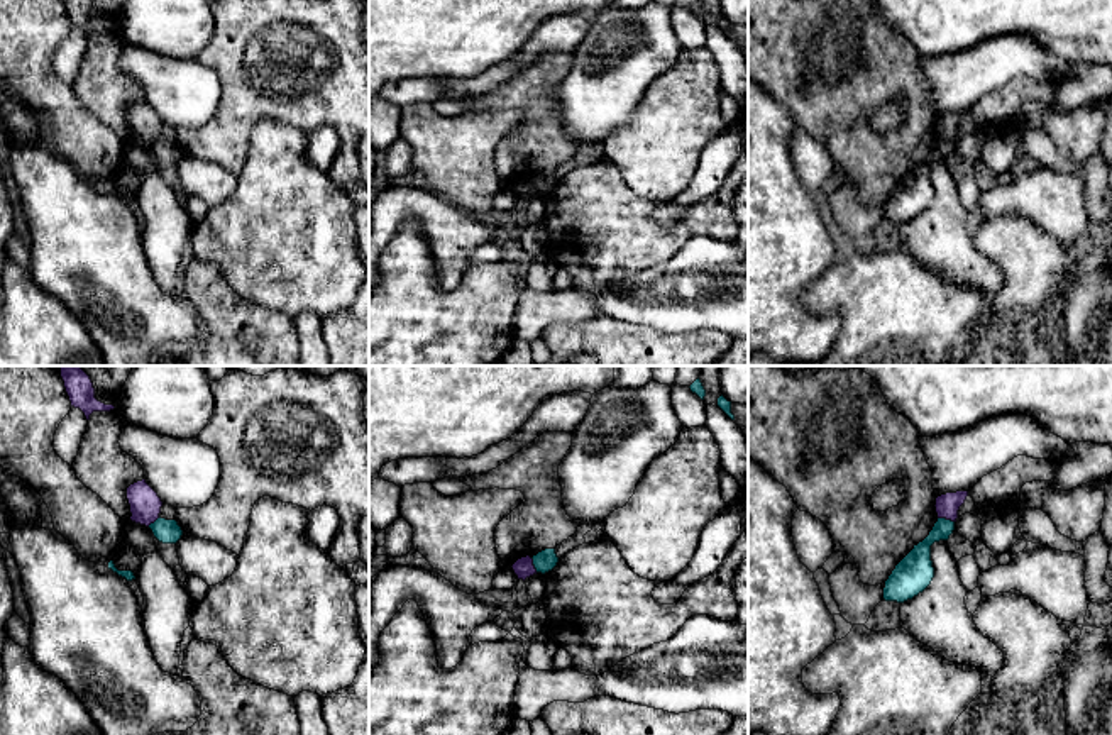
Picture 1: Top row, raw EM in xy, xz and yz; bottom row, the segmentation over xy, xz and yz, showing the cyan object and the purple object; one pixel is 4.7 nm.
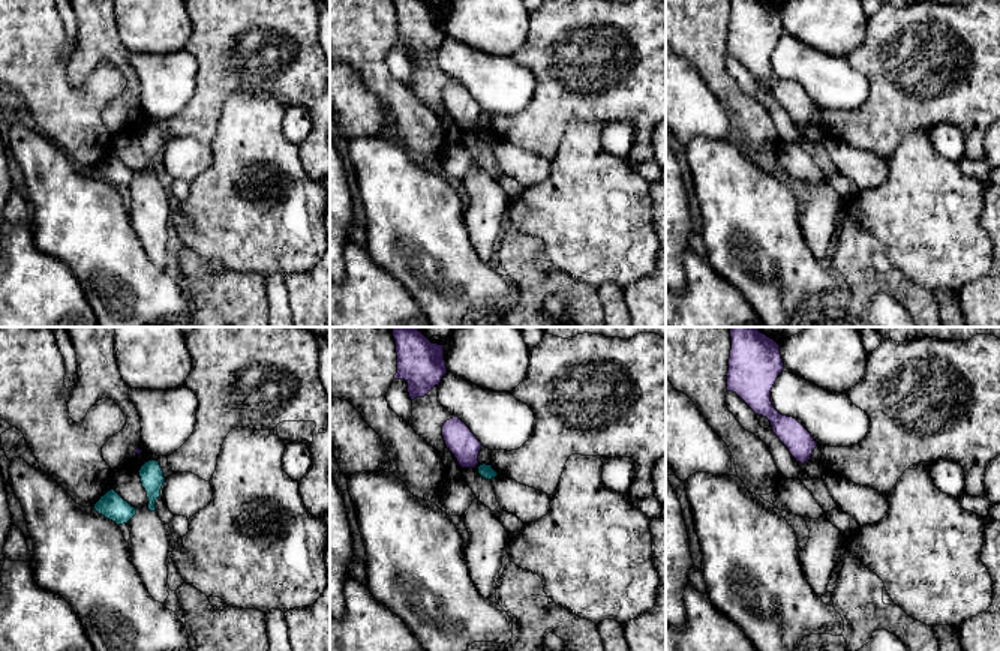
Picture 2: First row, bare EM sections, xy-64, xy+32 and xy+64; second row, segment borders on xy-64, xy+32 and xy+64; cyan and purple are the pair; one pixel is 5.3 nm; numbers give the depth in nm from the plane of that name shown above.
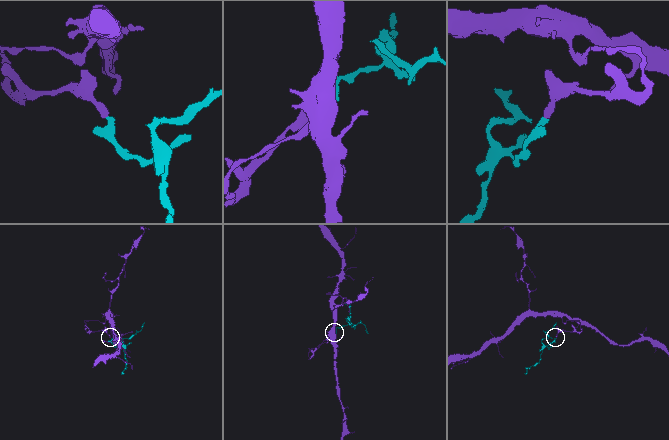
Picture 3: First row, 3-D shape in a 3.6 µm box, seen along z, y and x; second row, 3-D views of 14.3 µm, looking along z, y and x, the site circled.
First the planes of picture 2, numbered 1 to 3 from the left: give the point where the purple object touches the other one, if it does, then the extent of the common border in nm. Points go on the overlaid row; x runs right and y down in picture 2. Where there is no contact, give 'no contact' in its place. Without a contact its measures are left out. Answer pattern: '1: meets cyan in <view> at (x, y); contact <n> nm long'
1: no contact
2: no contact
3: no contact

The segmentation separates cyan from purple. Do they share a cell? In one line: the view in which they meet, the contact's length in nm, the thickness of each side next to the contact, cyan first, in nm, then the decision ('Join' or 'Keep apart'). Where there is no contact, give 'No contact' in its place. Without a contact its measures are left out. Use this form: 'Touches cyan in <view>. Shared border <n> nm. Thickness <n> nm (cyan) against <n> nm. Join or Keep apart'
Touches cyan in yz. Shared border 80 nm. Thickness 130 nm (cyan) against 110 nm. Keep apart

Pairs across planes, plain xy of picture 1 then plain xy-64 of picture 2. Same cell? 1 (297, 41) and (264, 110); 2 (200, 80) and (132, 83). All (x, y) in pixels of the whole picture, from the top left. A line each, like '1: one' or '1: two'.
1: two
2: two

